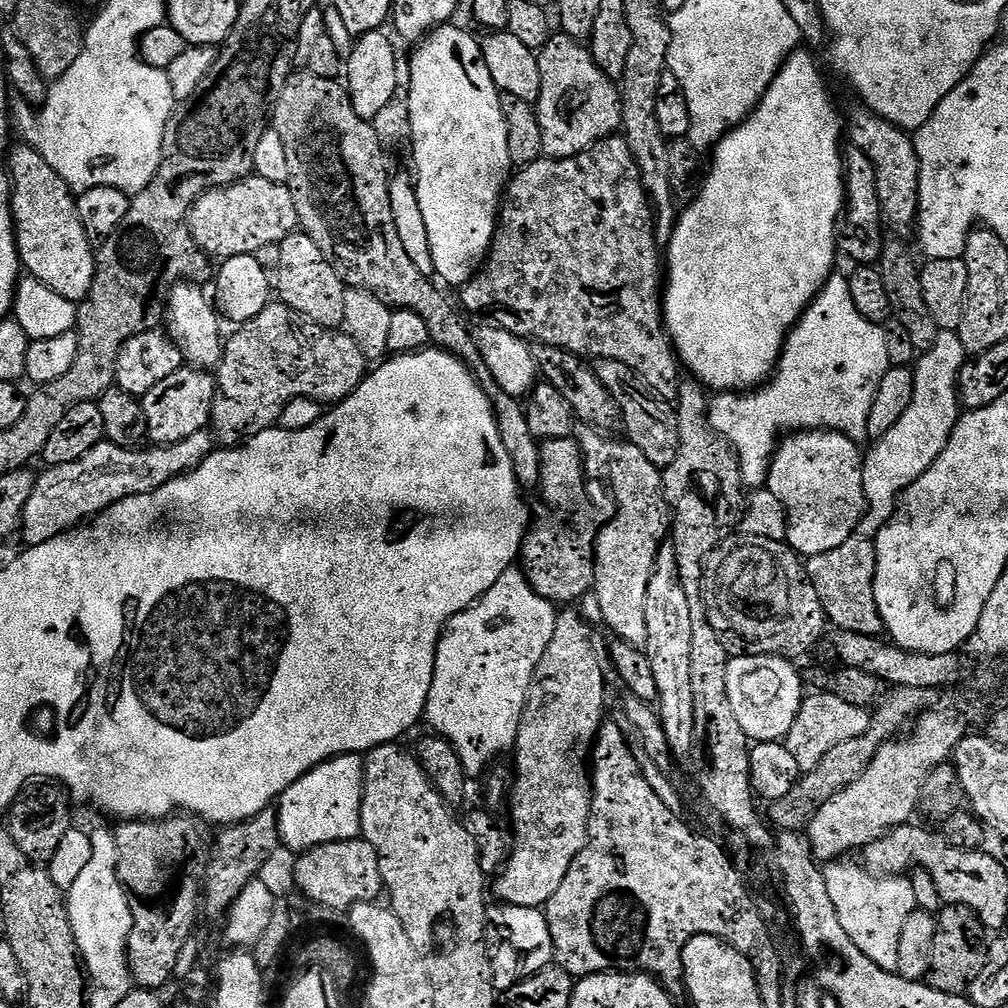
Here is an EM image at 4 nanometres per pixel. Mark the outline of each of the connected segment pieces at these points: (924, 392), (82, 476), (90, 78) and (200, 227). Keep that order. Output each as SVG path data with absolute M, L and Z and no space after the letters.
M937 331L936 340L915 361L912 374L914 378L914 398L910 402L910 406L906 406L902 418L898 418L898 422L894 422L894 427L886 430L884 437L871 445L872 449L867 449L864 458L864 502L867 515L869 517L873 516L878 522L877 525L883 526L888 523L889 518L896 513L896 501L899 500L901 492L905 492L936 461L938 454L942 454L942 450L954 430L956 421L962 415L958 385L960 370L965 363L966 353L960 341L959 331Z
M205 430L185 438L182 442L123 448L117 444L102 443L94 446L90 454L82 454L78 462L66 462L40 472L30 502L22 521L24 544L31 546L50 542L50 538L62 532L71 532L92 519L99 512L130 498L134 494L146 494L166 486L179 476L185 476L199 466L214 451L214 436Z
M149 64L145 68L75 68L70 66L70 70L66 70L66 74L51 81L48 97L38 108L40 117L36 120L34 147L40 151L42 158L46 158L46 162L50 162L50 166L54 166L54 170L58 170L58 174L68 183L68 187L77 193L90 190L94 186L114 186L123 192L135 194L146 190L146 186L150 186L150 182L158 170L160 159L162 159L162 138L166 134L166 122L170 122L172 109L176 107L177 103L165 69L155 68Z
M255 174L239 180L236 184L227 184L224 188L212 188L204 192L188 211L188 229L194 242L209 258L223 262L235 255L255 254L262 246L280 245L291 232L297 231L300 219L298 210L294 210L294 194L285 184L267 181Z

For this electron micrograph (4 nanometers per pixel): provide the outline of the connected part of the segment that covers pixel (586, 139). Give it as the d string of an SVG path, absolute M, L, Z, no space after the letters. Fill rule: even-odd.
M563 34L549 36L546 46L539 49L538 68L541 71L541 92L534 103L538 126L542 126L544 156L554 160L568 160L580 152L587 152L592 145L607 136L619 133L622 125L622 106L617 81L601 70L594 62L591 51L581 41Z

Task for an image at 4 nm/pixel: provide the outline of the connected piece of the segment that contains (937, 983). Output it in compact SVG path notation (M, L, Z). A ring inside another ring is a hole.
M944 904L935 913L936 929L932 944L932 958L926 977L929 988L940 993L965 995L974 979L982 972L988 956L988 940L984 938L986 929L984 923L970 910L961 904Z

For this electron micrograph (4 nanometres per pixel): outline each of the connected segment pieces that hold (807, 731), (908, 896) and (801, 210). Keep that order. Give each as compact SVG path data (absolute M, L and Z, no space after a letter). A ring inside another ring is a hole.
M814 692L805 697L805 700L794 718L794 726L790 726L786 743L790 754L794 754L794 762L798 762L801 773L814 770L834 746L847 742L849 738L858 738L866 734L872 717L869 709L853 706L836 695L825 692Z
M832 862L824 868L826 890L830 890L830 899L834 902L834 910L838 914L838 922L846 929L846 934L854 938L854 946L866 954L866 958L877 962L886 962L889 969L895 970L898 966L898 941L902 934L902 922L911 912L917 911L914 902L914 886L907 875L885 876L877 874L864 867L863 863L842 864L846 862Z
M797 50L785 60L778 70L774 82L760 99L760 104L742 123L717 142L712 156L712 169L696 196L696 201L688 209L679 213L676 228L666 245L666 283L662 288L662 315L664 326L668 329L668 338L676 350L683 367L688 368L693 377L705 389L713 393L739 392L752 390L765 383L771 377L784 349L784 341L795 328L805 308L816 299L820 289L833 275L832 268L838 261L836 230L838 221L844 214L844 158L842 155L842 116L836 113L836 104L828 93L828 84L822 73L816 69L812 56L803 50Z

